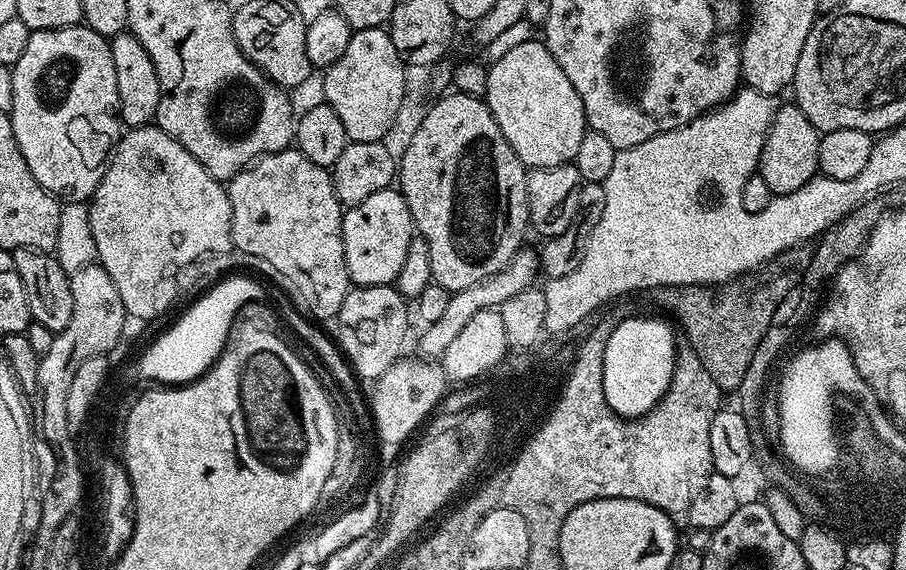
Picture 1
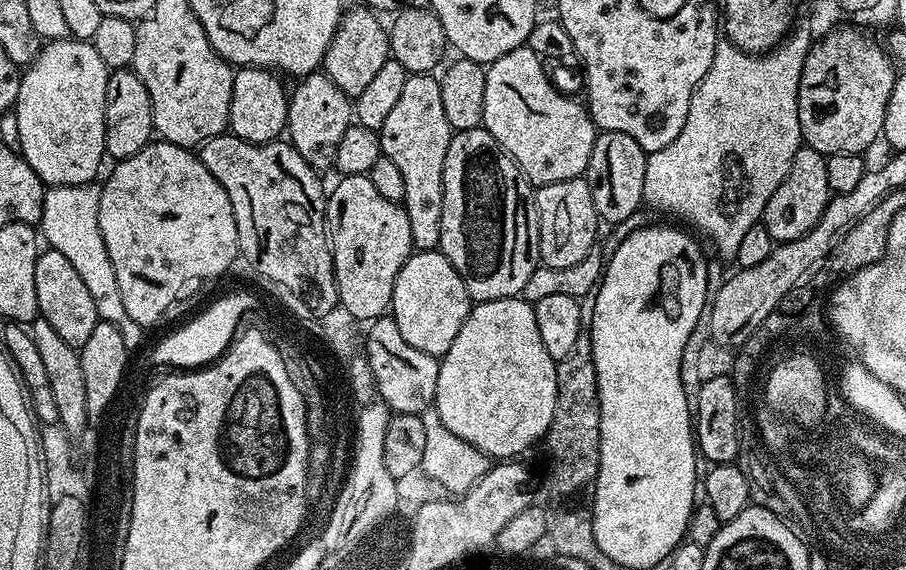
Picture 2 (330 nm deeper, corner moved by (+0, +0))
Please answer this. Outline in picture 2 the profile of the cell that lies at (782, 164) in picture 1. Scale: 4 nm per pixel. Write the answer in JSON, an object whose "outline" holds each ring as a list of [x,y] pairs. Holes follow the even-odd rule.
{"outline":[[[802,146],[798,150],[798,154],[794,154],[794,162],[790,162],[790,170],[786,174],[782,186],[778,186],[778,190],[774,190],[774,194],[770,194],[770,202],[766,202],[766,210],[762,217],[764,228],[770,234],[770,238],[774,242],[802,238],[807,232],[815,229],[816,223],[822,218],[822,214],[826,210],[829,199],[830,189],[828,186],[828,179],[826,178],[825,156],[818,150]]]}

